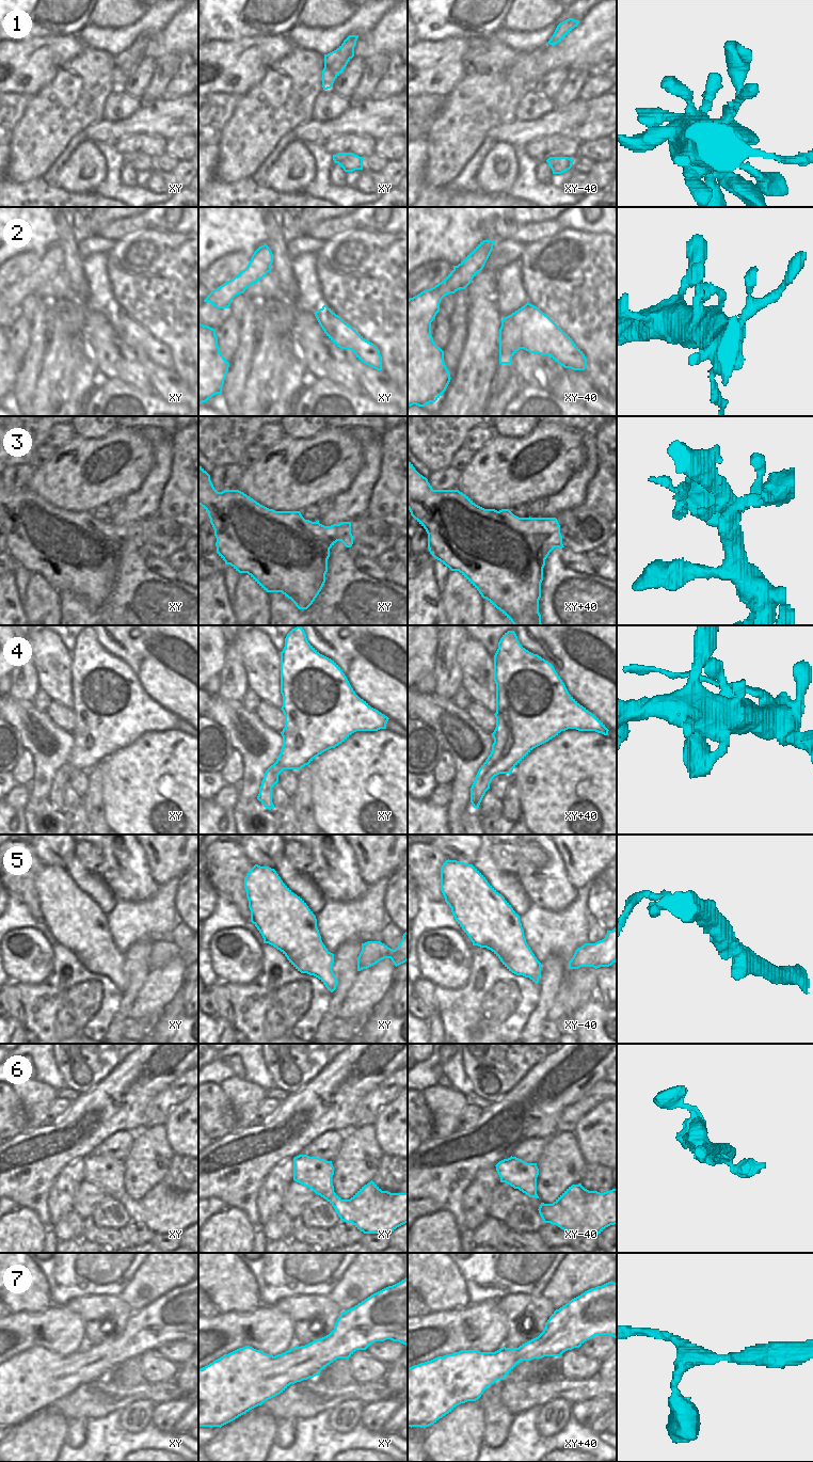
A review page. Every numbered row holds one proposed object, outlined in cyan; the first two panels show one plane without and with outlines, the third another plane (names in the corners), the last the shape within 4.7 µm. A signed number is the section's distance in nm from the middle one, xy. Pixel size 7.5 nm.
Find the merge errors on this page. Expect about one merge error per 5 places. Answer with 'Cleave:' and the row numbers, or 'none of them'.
Cleave: none of them

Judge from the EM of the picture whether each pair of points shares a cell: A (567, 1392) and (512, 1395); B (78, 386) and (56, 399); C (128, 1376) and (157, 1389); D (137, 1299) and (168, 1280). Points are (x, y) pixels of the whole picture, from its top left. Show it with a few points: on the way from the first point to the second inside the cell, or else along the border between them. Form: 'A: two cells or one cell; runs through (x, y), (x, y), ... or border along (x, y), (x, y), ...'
A: one cell; runs through (553, 1392), (526, 1395)
B: two cells; border along (76, 367), (73, 374), (70, 392), (64, 404)
C: two cells; border along (145, 1381), (125, 1387), (117, 1386)
D: one cell; runs through (144, 1291), (156, 1280), (160, 1280)

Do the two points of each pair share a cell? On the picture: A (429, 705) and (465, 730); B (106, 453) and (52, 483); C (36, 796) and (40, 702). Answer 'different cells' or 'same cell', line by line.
A: same cell
B: same cell
C: different cells

